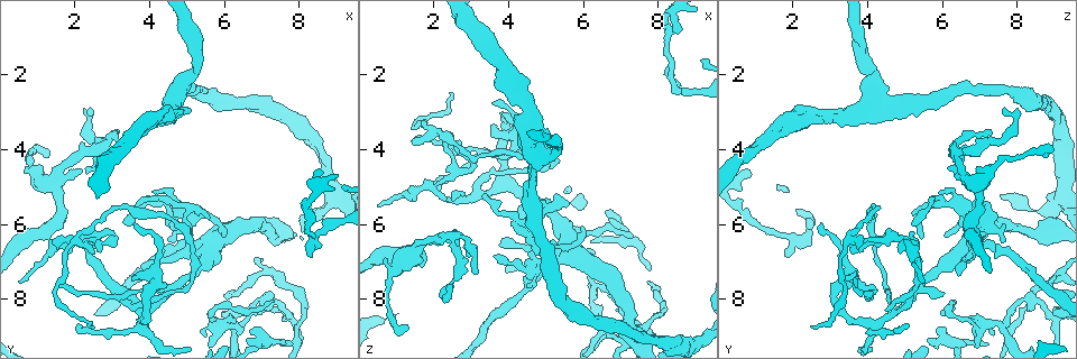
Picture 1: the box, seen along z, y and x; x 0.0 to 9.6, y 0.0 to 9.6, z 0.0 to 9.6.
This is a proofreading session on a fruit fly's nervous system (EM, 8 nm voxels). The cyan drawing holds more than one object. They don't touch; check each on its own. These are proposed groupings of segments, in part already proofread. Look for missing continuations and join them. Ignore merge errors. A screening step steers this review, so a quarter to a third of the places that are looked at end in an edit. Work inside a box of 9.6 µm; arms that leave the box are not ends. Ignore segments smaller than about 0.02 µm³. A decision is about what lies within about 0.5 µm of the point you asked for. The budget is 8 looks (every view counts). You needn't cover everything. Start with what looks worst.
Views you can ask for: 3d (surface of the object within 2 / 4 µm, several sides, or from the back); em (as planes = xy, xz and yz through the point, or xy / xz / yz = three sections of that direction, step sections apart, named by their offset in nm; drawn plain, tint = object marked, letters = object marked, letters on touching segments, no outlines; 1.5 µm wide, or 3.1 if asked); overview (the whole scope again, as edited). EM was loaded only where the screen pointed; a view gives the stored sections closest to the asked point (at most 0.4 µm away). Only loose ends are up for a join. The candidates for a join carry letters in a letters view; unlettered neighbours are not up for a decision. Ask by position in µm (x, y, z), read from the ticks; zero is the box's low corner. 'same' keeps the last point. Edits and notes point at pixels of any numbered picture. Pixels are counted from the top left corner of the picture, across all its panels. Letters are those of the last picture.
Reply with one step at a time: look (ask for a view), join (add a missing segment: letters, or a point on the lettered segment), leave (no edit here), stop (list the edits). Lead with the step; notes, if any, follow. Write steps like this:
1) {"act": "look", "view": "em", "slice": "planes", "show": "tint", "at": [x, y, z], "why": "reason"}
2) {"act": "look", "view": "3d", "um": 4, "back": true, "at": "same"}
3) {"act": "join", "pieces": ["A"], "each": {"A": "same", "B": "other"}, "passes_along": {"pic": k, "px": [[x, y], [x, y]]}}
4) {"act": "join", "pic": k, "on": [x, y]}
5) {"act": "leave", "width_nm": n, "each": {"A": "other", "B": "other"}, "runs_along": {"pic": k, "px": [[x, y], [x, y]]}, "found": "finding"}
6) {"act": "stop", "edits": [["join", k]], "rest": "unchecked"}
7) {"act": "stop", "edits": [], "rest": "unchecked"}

{"act": "look", "view": "em", "slice": "planes", "show": "letters", "at": [3.50, 8.15, 4.55], "why": "two arms at a narrow angle"}

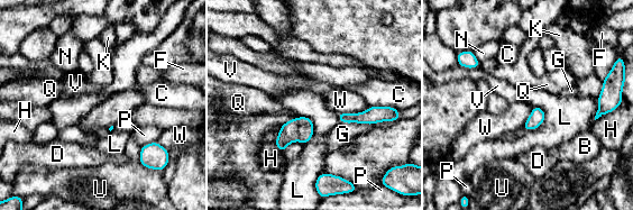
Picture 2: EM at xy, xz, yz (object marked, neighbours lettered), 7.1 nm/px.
{"act": "join", "pieces": ["G"], "width_nm": 110, "each": {"B": "other", "C": "other", "D": "other", "F": "other", "G": "same", "H": "other", "K": "other", "L": "other", "N": "other", "P": "other", "Q": "other", "U": "other", "V": "other", "W": "other"}, "found": "the neuron continues"}

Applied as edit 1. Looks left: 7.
{"act": "look", "view": "em", "slice": "planes", "show": "letters", "at": [1.45, 7.60, 3.65], "why": "thin end"}

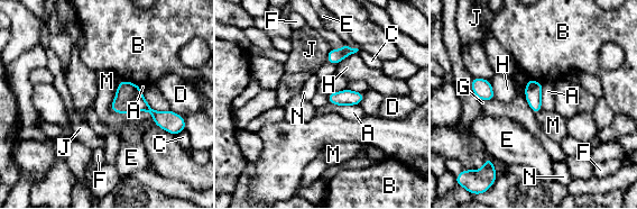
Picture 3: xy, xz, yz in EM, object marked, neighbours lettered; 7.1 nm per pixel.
{"act": "leave", "width_nm": 110, "longest_contact_nm": ["M", 360], "each": {"A": "other", "B": "other", "C": "other", "D": "other", "E": "other", "F": "other", "G": "other", "H": "other", "J": "other", "M": "other", "N": "other"}, "found": "none of them fits"}

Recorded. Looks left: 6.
{"act": "look", "view": "3d", "um": 2, "at": [8.30, 6.95, 1.85], "why": "branch stops here"}

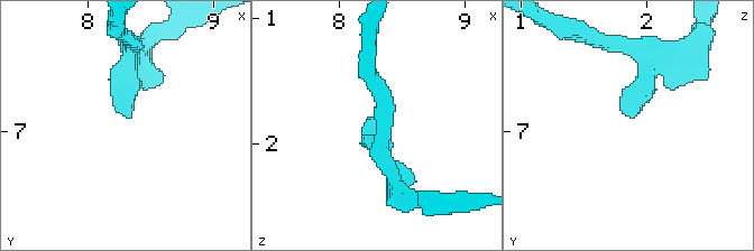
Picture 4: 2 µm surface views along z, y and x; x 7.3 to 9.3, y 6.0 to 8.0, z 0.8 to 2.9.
{"act": "look", "view": "em", "slice": "planes", "show": "plain", "at": [8.34, 6.90, 1.92]}

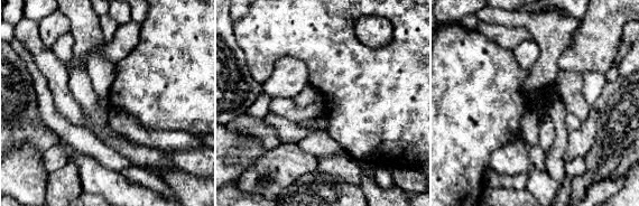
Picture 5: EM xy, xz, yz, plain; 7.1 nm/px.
{"act": "look", "view": "em", "slice": "planes", "show": "letters", "at": "same"}

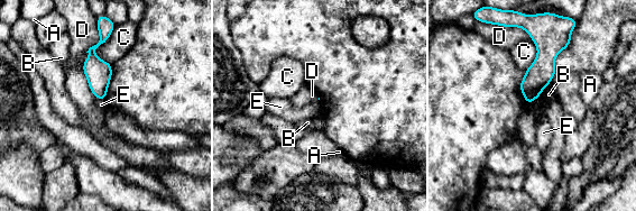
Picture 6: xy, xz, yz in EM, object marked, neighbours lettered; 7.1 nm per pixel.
{"act": "leave", "each": {"A": "other", "B": "other", "C": "other", "D": "other", "E": "other"}, "found": "none of them fits"}

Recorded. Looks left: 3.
{"act": "look", "view": "em", "slice": "planes", "show": "tint", "at": [7.30, 8.05, 6.35], "why": "tapers out"}

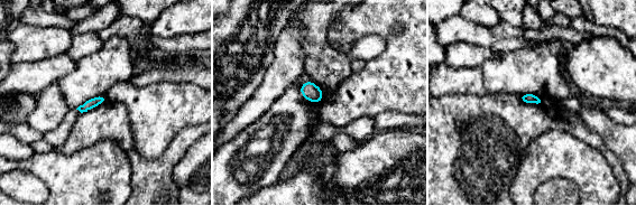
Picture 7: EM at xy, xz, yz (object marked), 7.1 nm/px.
{"act": "look", "view": "em", "slice": "planes", "show": "letters", "at": "same"}

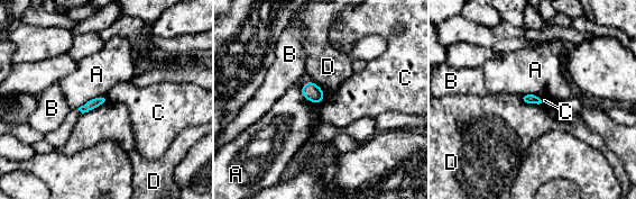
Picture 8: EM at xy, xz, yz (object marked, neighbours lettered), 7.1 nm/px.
{"act": "leave", "each": {"A": "other", "B": "other", "C": "other", "D": "other"}, "border": {"pic": 8, "px": [[305, 81], [301, 93], [318, 105]]}, "found": "no lettered segment goes on from it"}

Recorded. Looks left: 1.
{"act": "stop", "edits": [["join", 2]], "rest": "unchecked"}

